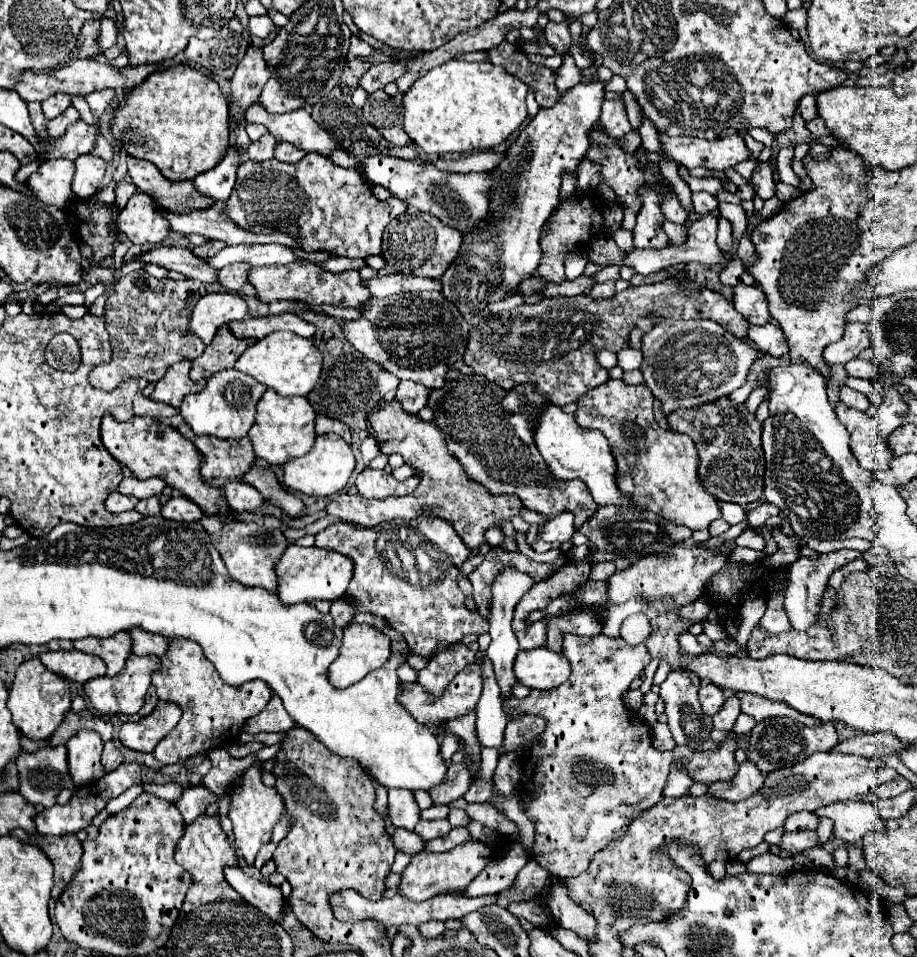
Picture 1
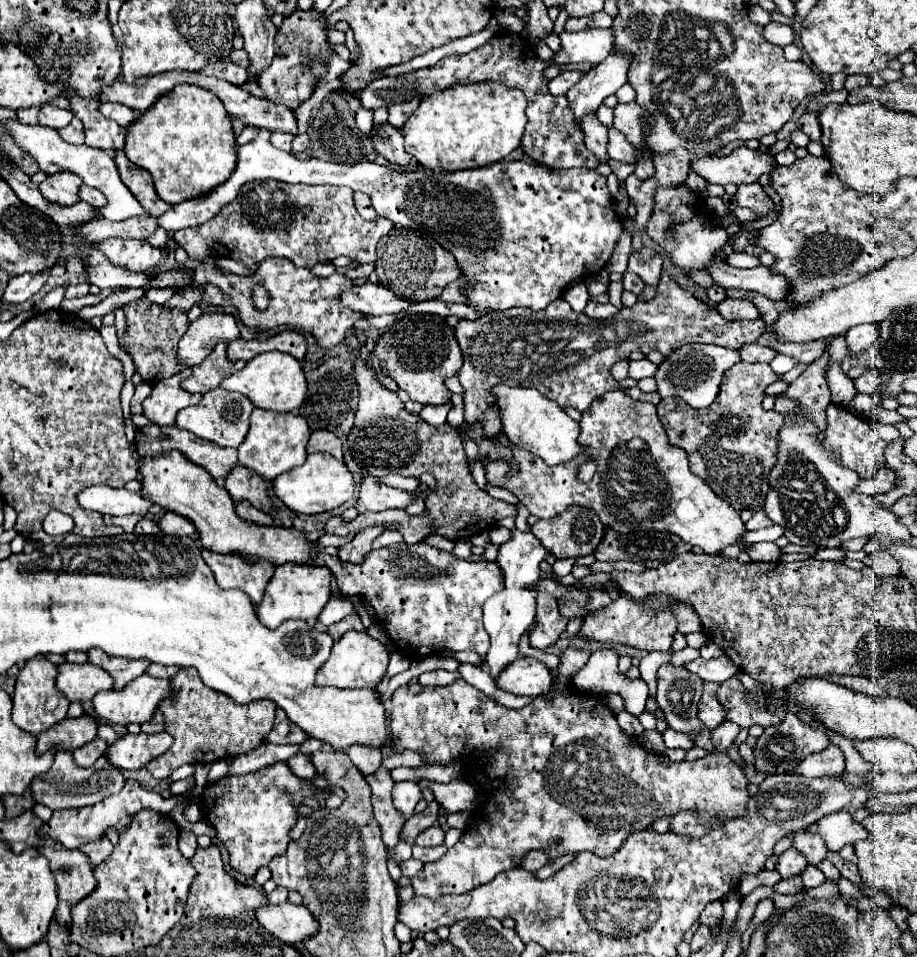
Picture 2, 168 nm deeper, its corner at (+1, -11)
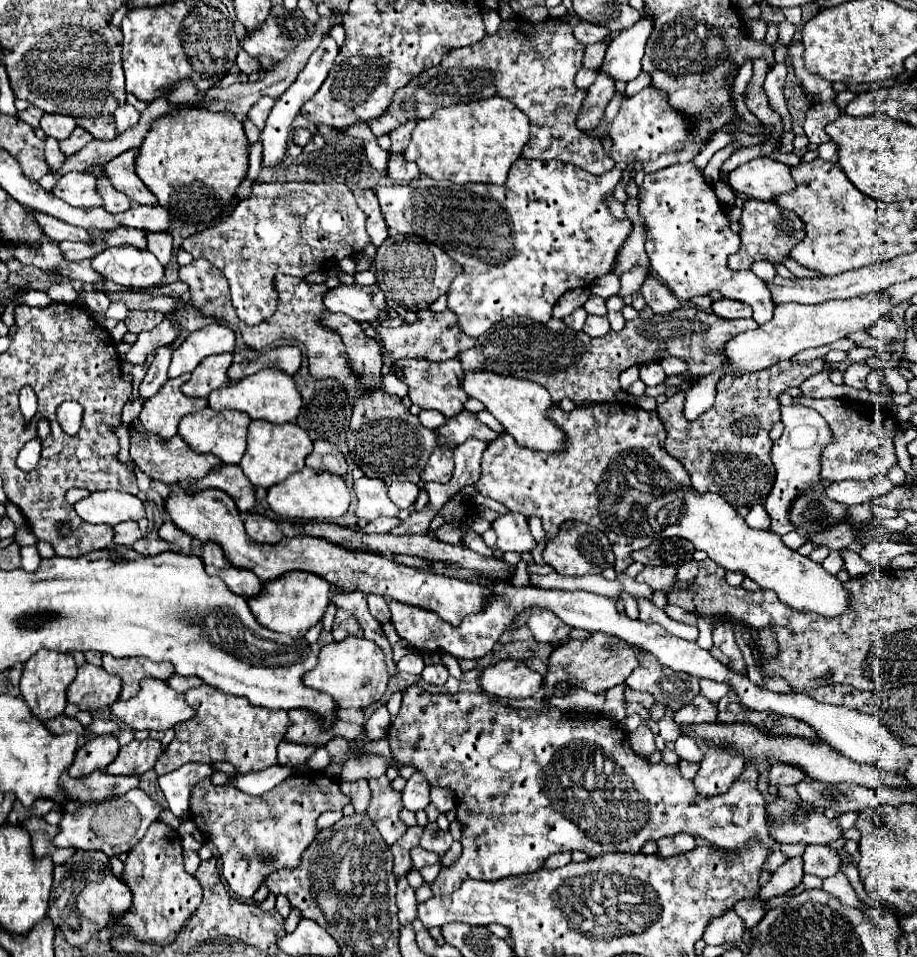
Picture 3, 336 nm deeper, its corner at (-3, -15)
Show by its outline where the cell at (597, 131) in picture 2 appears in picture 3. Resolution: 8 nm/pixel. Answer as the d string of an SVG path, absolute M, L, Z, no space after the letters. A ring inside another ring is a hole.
M599 69L599 77L587 89L587 97L585 97L585 103L583 103L583 111L577 119L577 127L579 129L593 127L593 123L597 123L597 119L605 111L607 103L611 101L613 93L615 93L615 81Z

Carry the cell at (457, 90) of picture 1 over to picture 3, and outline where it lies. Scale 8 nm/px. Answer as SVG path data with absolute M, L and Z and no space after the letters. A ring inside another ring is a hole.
M489 97L485 101L461 105L461 107L445 107L441 111L435 111L431 119L417 121L411 143L405 149L405 159L415 161L419 165L419 171L435 181L453 181L453 183L493 183L503 185L507 181L509 167L521 157L525 143L529 141L529 117L523 115L521 109L513 107L507 99Z

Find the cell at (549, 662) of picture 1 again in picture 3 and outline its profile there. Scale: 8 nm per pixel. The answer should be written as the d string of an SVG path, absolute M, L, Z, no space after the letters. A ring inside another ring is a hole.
M503 659L483 669L479 685L487 695L505 699L525 699L541 691L541 675L525 663Z

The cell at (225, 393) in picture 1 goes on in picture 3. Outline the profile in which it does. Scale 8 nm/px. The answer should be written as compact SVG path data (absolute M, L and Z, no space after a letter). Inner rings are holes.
M201 411L201 415L189 415L179 423L179 435L195 453L213 453L223 463L239 463L245 453L245 439L247 427L251 419L241 415L239 411Z

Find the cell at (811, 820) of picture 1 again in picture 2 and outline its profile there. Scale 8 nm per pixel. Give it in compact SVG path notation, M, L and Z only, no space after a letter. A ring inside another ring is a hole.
M799 831L799 833L795 833L793 835L793 847L807 855L809 865L817 865L819 861L825 859L825 853L827 853L827 847L825 847L821 835L811 833L811 831Z

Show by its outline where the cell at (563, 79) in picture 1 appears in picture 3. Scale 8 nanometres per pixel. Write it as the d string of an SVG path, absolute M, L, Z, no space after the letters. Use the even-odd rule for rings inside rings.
M581 69L581 71L577 73L577 77L575 77L575 83L577 83L577 87L587 89L589 85L593 85L595 77L597 77L597 71L591 71L591 69Z

